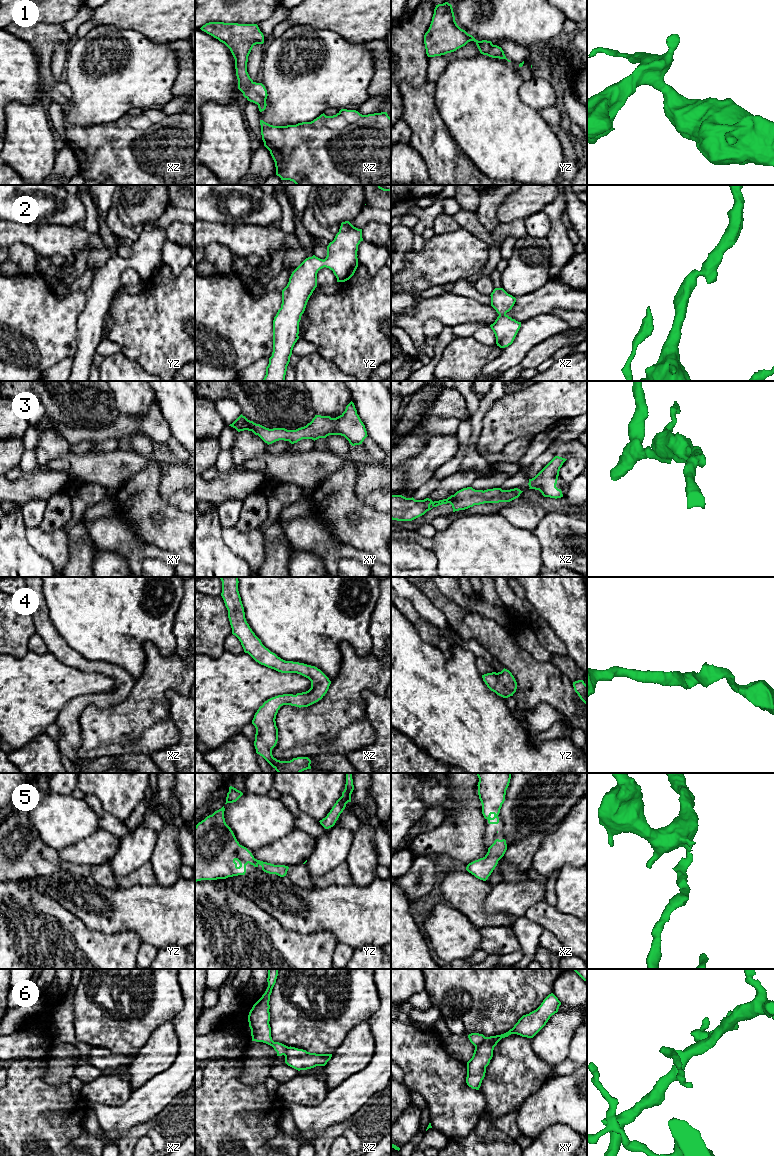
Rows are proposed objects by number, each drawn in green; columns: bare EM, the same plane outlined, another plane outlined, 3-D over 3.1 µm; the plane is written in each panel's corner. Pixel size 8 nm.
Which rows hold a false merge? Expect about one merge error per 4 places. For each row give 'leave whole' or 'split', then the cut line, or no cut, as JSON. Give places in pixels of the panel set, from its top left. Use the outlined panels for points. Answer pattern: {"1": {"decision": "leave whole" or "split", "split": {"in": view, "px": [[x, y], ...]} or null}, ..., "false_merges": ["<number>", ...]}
{"1": {"decision": "leave whole", "split": null}, "2": {"decision": "leave whole", "split": null}, "3": {"decision": "leave whole", "split": null}, "4": {"decision": "leave whole", "split": null}, "5": {"decision": "leave whole", "split": null}, "6": {"decision": "split", "split": {"in": "xy", "px": [[485, 1037], [475, 1047]]}}, "false_merges": ["6"]}

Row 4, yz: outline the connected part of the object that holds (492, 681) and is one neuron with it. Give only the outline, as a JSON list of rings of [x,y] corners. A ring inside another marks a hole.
[[[503,669],[501,672],[492,672],[482,675],[487,687],[497,695],[508,698],[513,696],[517,689],[517,682],[512,673]]]

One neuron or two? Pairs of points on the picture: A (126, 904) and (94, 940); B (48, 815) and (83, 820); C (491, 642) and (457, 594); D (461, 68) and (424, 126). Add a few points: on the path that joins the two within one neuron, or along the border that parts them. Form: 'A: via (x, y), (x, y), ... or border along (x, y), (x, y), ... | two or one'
A: border along (80, 920), (89, 928), (104, 933), (123, 931) | two
B: via (57, 818), (59, 820), (74, 820) | one
C: border along (448, 598), (460, 606), (490, 619) | two
D: border along (435, 84), (434, 103), (447, 128) | two

